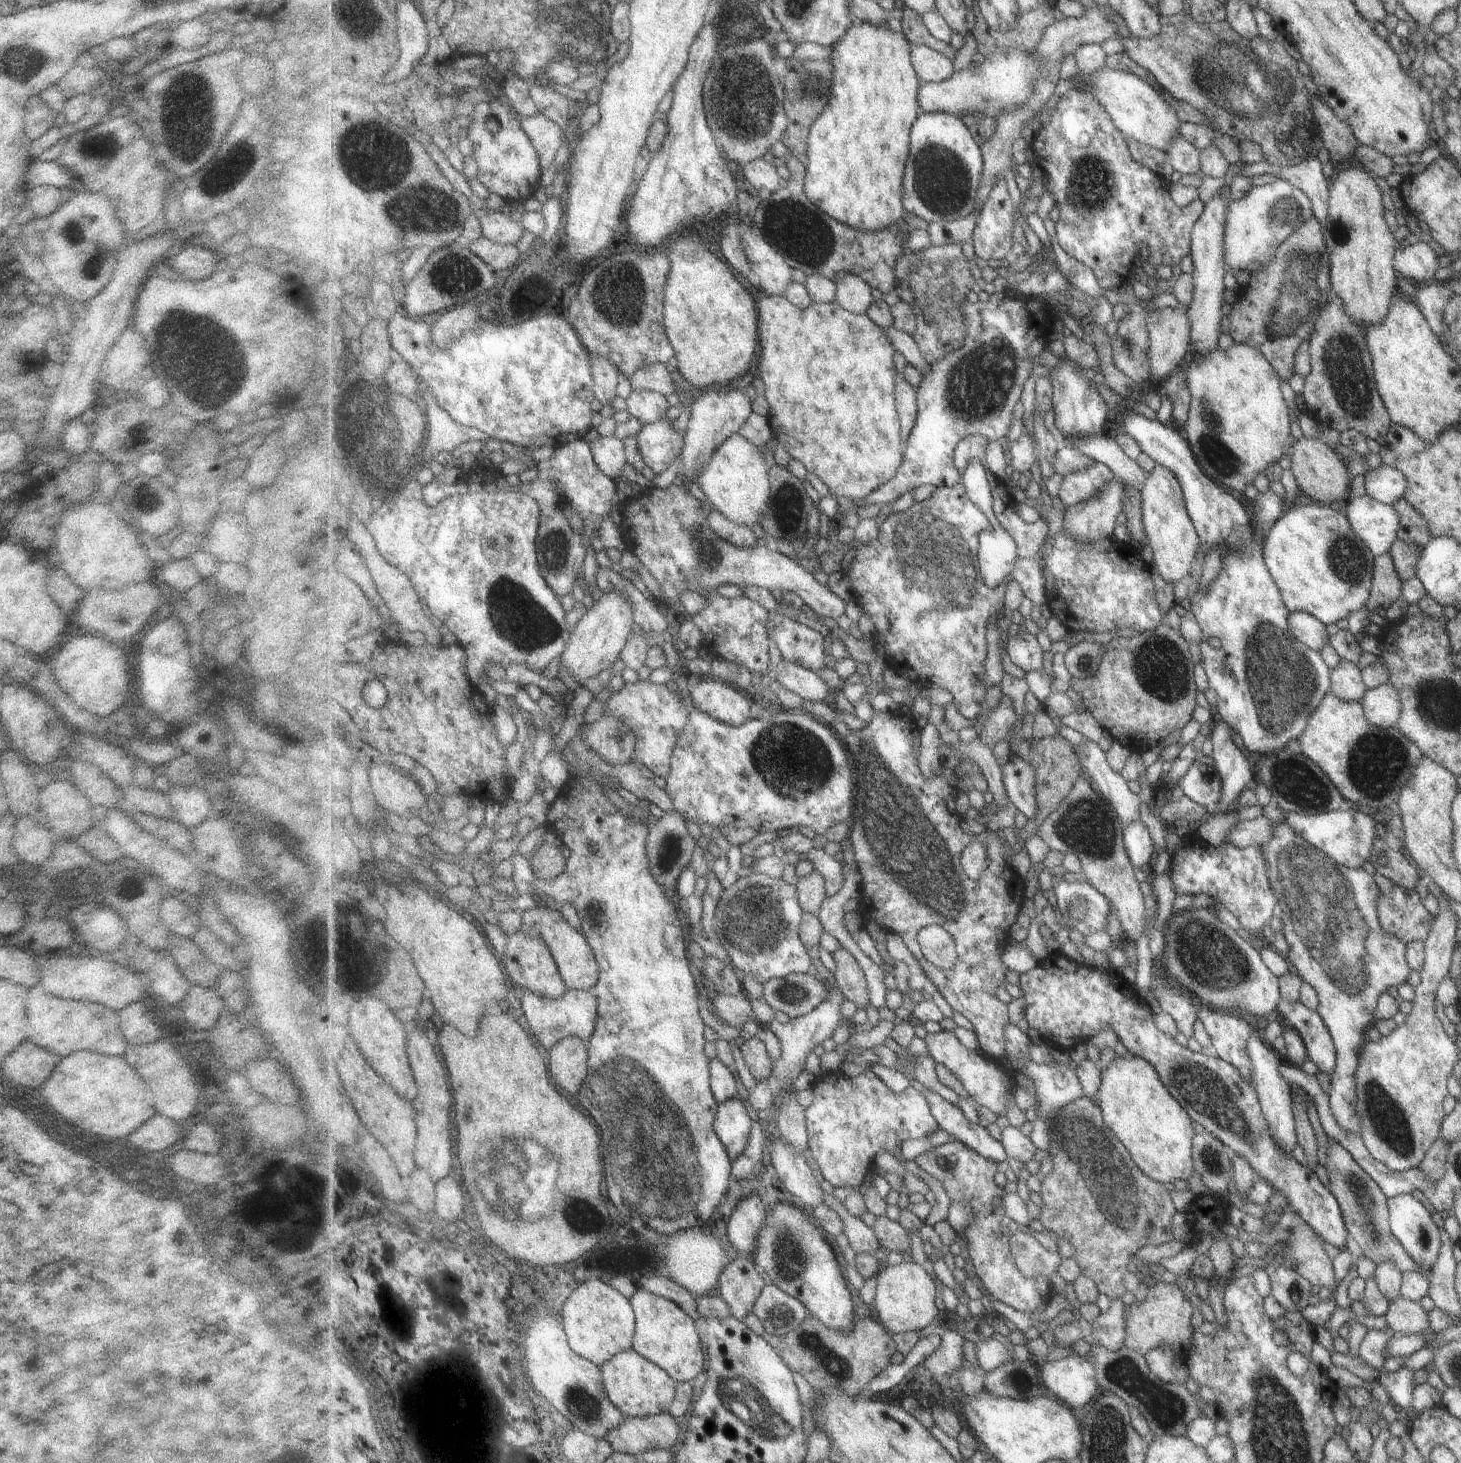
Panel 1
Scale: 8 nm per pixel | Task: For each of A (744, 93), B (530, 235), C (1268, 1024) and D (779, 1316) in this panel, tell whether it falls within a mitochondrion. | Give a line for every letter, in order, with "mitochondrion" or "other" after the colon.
A: mitochondrion
B: other
C: other
D: mitochondrion

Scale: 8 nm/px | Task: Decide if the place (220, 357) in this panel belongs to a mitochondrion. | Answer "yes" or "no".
yes

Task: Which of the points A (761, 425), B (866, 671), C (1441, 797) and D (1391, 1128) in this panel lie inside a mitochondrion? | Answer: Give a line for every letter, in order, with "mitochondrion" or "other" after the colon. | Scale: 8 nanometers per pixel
A: other
B: other
C: other
D: mitochondrion

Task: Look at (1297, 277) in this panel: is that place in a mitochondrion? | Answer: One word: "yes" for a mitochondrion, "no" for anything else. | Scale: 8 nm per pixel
yes

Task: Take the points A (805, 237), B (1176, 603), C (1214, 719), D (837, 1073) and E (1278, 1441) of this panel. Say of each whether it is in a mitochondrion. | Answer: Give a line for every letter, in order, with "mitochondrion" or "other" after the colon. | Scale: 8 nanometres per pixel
A: mitochondrion
B: other
C: other
D: other
E: mitochondrion

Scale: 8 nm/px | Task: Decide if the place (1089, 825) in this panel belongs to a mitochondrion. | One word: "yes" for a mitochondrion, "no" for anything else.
yes

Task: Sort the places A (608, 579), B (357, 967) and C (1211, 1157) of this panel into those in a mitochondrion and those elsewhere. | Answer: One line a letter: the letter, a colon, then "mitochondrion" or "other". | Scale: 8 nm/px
A: other
B: mitochondrion
C: mitochondrion

